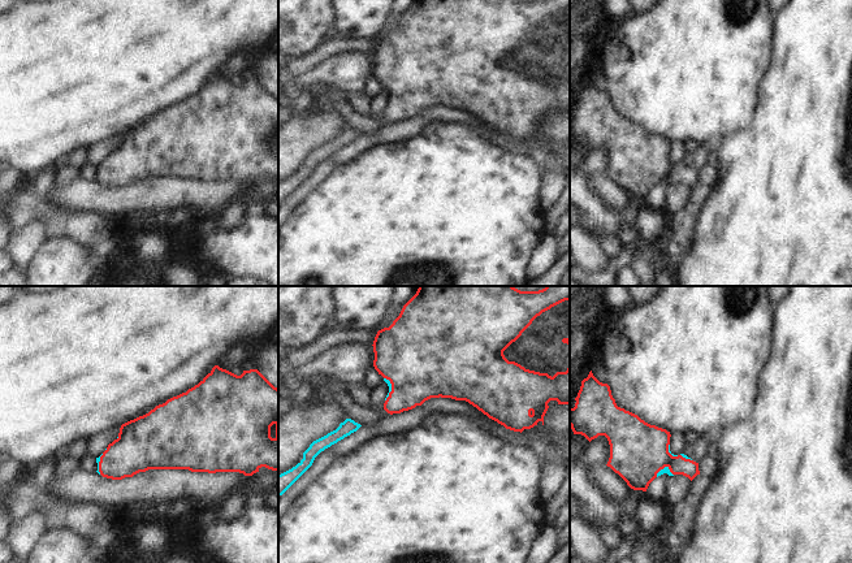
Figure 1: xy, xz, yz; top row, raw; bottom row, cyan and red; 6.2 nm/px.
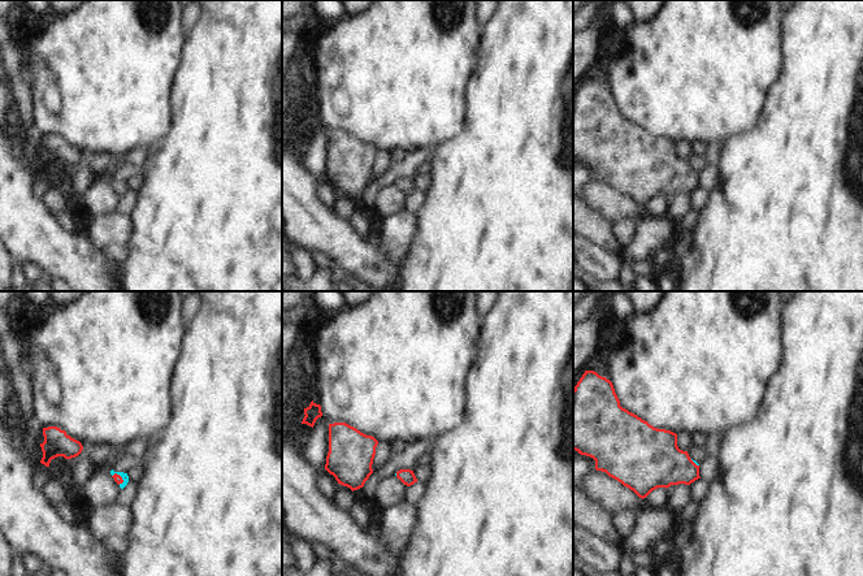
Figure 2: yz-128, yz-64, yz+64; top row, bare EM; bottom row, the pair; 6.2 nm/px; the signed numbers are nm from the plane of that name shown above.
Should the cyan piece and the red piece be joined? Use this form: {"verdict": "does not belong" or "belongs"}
{"verdict": "belongs"}

